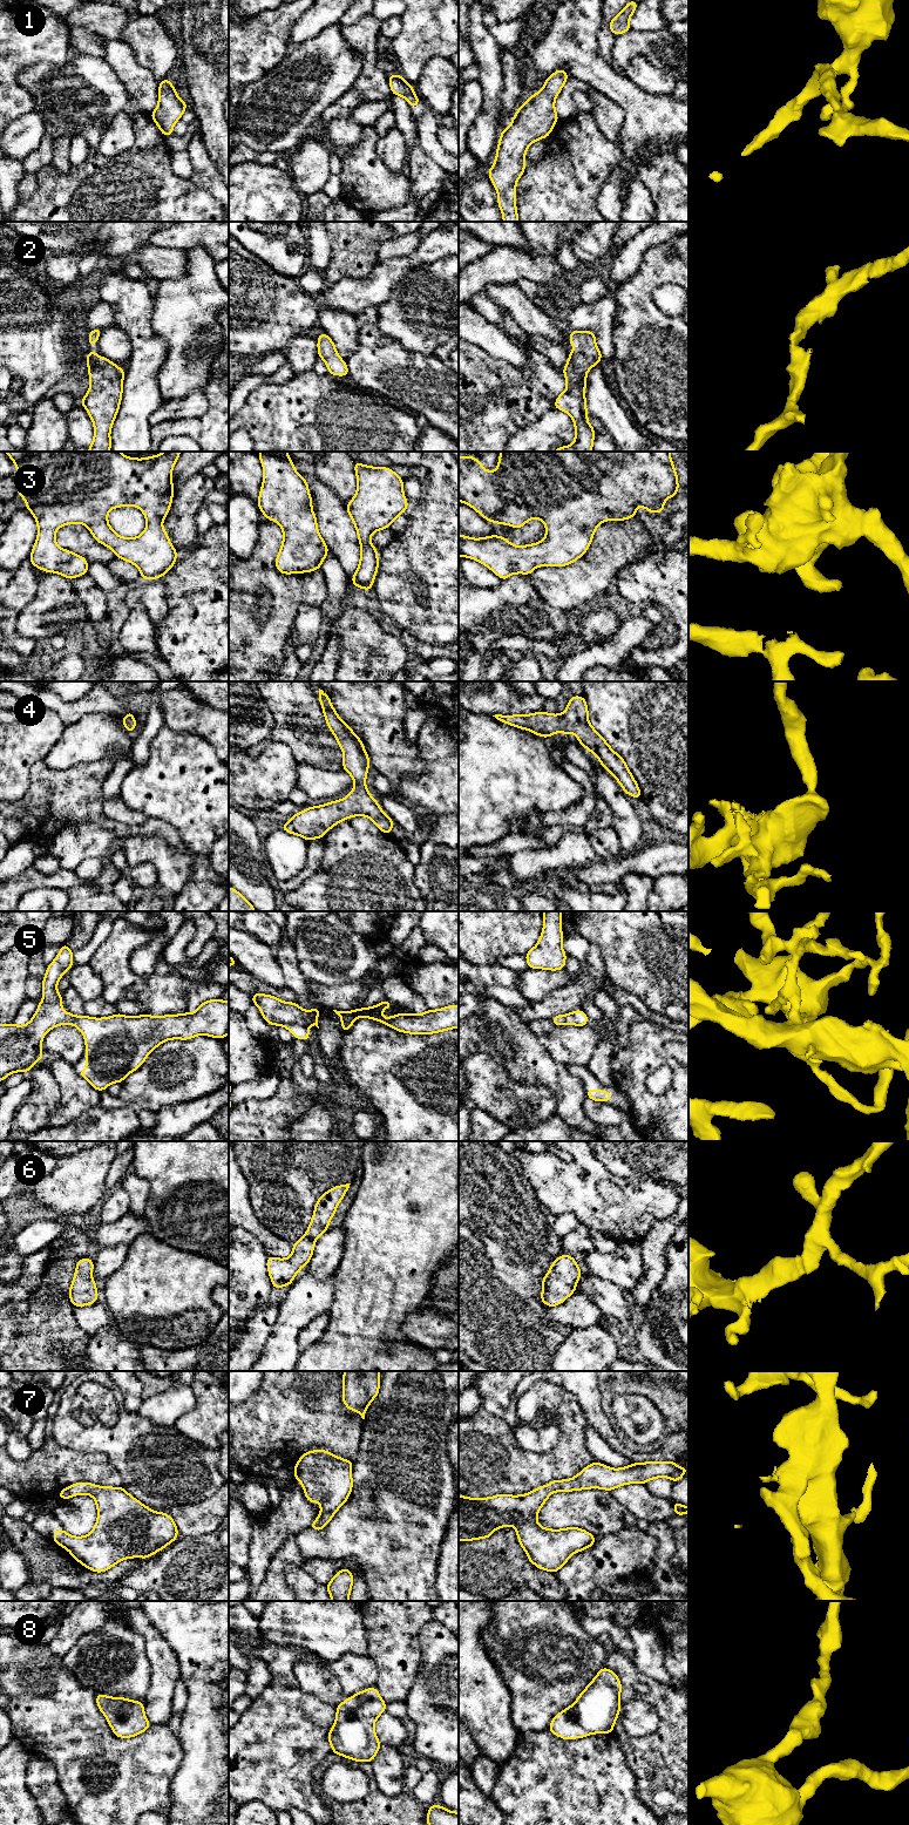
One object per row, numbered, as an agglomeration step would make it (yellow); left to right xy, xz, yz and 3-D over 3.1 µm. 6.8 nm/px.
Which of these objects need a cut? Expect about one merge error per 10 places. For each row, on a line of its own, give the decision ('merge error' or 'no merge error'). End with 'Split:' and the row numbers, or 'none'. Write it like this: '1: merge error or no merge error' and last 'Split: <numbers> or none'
1: no merge error
2: no merge error
3: no merge error
4: no merge error
5: no merge error
6: no merge error
7: no merge error
8: no merge error
Split: none

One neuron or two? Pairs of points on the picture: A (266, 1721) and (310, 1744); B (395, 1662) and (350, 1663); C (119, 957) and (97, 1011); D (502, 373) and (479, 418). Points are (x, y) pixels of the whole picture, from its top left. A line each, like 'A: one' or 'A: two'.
A: one
B: two
C: two
D: one

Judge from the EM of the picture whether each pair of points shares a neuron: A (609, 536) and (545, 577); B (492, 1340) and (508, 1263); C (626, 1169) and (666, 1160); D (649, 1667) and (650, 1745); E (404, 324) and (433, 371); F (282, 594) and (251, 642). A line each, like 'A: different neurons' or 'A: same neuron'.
A: same neuron
B: same neuron
C: same neuron
D: different neurons
E: different neurons
F: same neuron

